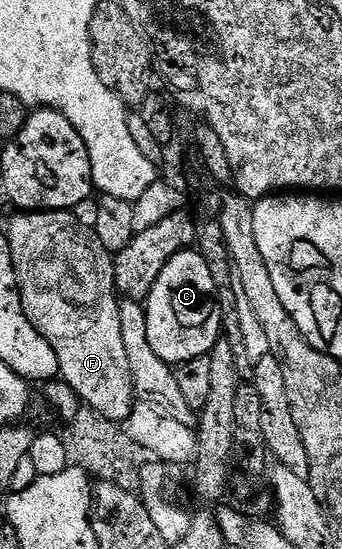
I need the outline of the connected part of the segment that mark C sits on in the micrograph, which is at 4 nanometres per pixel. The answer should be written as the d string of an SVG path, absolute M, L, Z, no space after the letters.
M196 249L179 251L166 265L166 269L162 269L154 289L147 297L146 310L149 343L157 357L169 365L205 358L222 338L220 326L226 323L214 273Z

